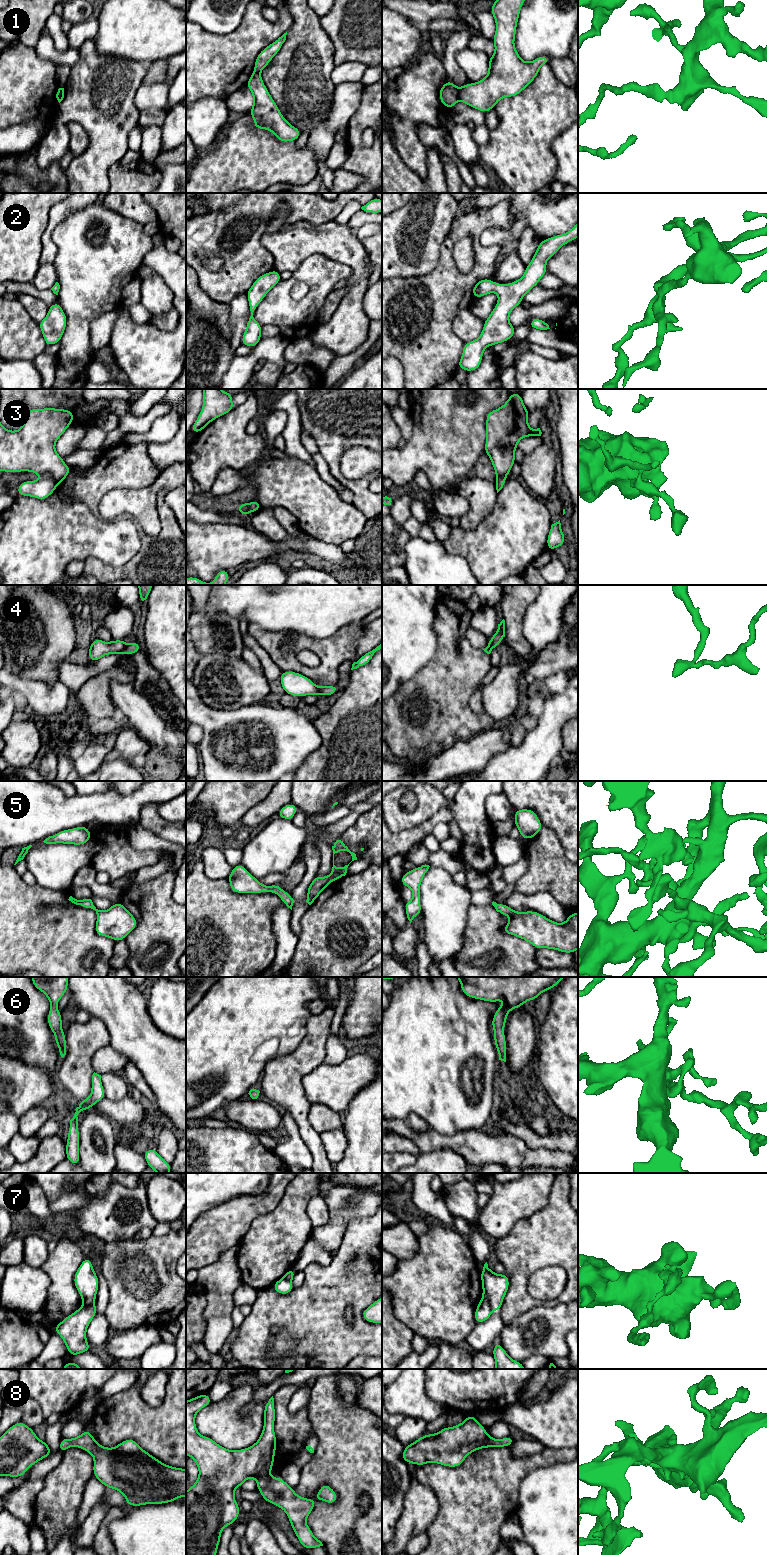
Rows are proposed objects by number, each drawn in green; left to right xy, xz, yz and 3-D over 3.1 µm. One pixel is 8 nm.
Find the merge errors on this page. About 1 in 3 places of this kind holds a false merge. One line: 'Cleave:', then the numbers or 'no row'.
Cleave: 1, 3, 4, 7

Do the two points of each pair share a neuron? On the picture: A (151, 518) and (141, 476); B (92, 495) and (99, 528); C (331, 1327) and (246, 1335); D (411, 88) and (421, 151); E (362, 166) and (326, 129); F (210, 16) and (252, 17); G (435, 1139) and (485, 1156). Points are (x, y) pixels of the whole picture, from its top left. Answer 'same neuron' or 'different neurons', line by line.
A: different neurons
B: different neurons
C: same neuron
D: same neuron
E: different neurons
F: different neurons
G: same neuron

